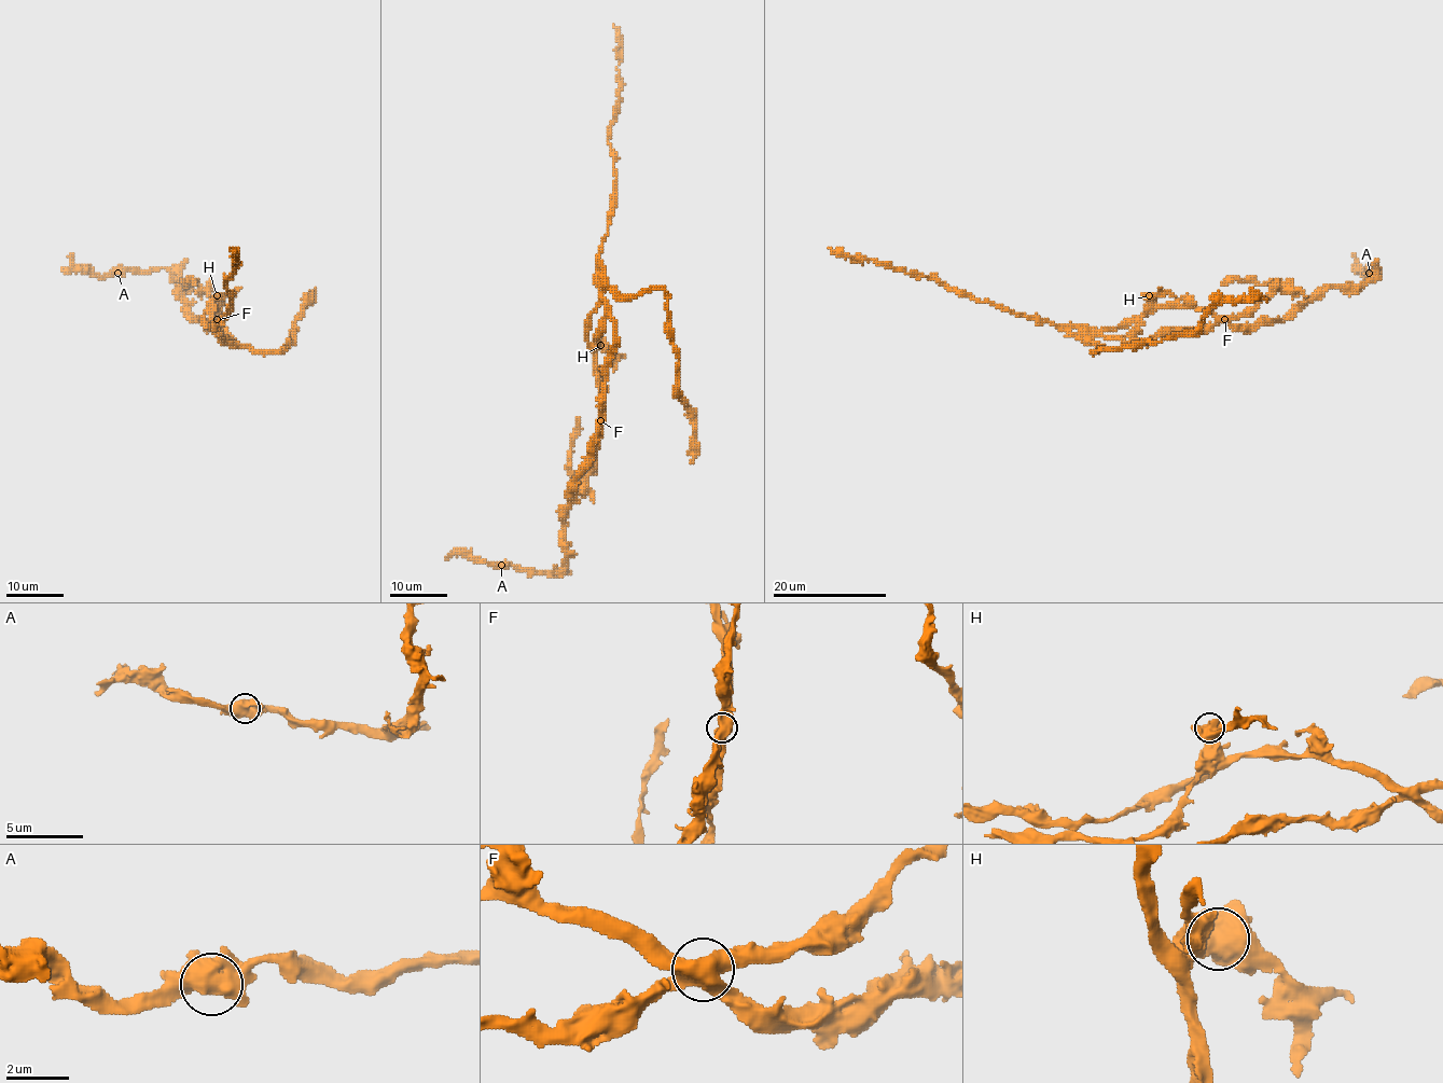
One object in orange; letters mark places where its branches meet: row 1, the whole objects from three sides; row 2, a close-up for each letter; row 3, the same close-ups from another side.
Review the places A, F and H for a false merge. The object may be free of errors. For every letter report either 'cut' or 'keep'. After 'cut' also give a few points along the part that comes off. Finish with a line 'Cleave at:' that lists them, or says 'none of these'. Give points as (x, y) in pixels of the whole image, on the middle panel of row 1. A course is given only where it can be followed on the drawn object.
A: keep
F: cut; foreign part runs (600, 420), (606, 360), (615, 339), (602, 290), (636, 295), (663, 289), (678, 398), (694, 419), (691, 463)
H: keep
Cleave at: F

